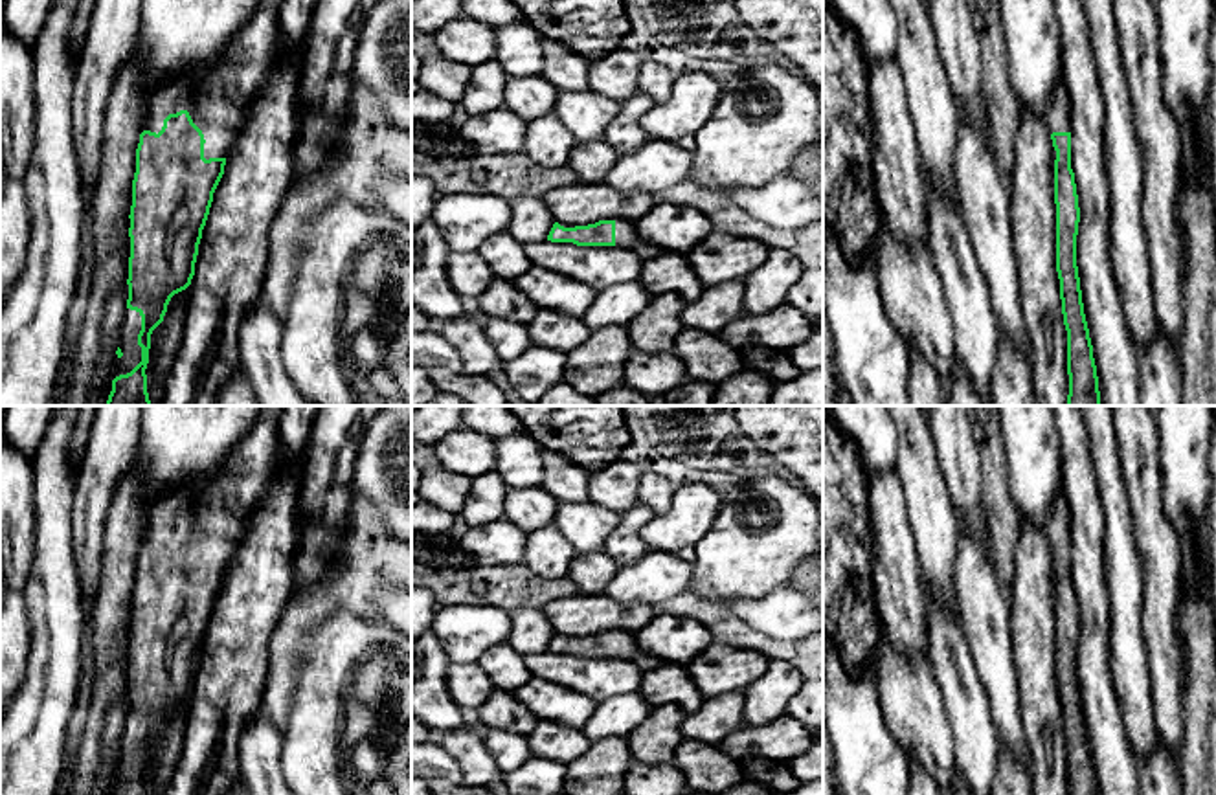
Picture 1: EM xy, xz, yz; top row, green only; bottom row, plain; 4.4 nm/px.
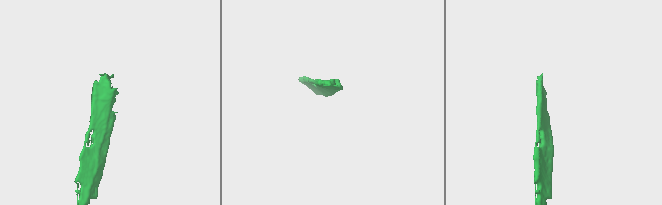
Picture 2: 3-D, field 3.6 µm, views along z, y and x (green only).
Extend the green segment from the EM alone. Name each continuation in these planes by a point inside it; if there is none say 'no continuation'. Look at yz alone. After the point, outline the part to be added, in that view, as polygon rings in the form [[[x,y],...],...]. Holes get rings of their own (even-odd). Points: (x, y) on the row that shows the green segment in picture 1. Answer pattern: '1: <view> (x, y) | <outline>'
1: yz (1057, 118) | [[[1060,84],[1051,99],[1051,106],[1049,112],[1045,116],[1049,132],[1069,132],[1071,125],[1069,125],[1069,97],[1065,92],[1065,86]]]

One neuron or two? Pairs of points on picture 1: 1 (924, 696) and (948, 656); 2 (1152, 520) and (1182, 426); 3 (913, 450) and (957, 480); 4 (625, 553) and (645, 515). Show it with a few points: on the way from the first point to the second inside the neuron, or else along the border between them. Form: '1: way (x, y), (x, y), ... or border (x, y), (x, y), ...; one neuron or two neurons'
1: border (926, 658), (948, 718); two neurons
2: border (1158, 445), (1161, 505), (1174, 529); two neurons
3: border (928, 425), (937, 467), (954, 507); two neurons
4: way (625, 544), (629, 531), (636, 524); one neuron

